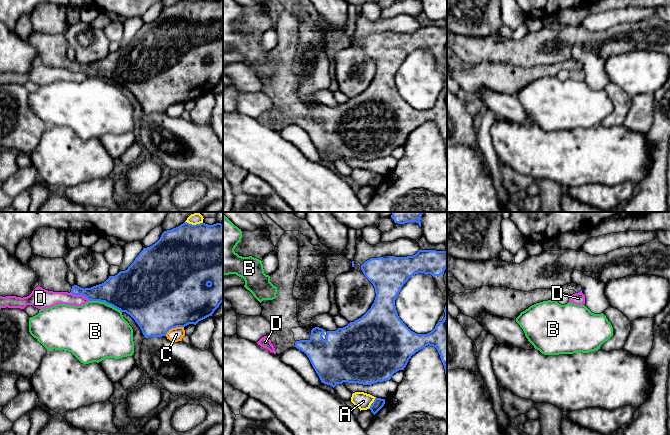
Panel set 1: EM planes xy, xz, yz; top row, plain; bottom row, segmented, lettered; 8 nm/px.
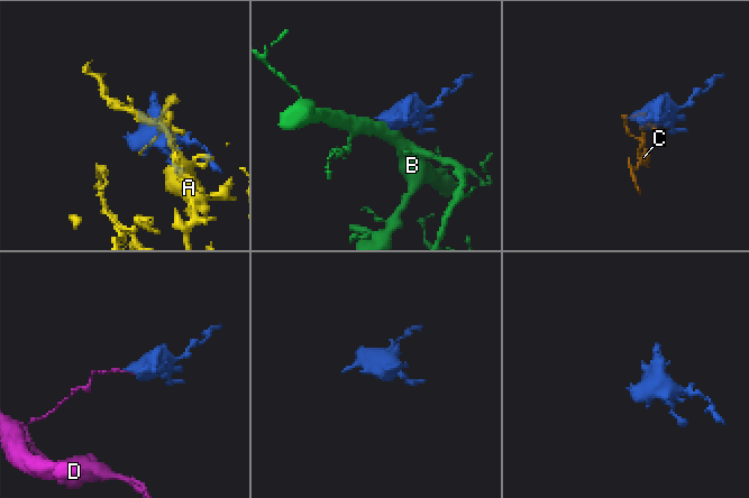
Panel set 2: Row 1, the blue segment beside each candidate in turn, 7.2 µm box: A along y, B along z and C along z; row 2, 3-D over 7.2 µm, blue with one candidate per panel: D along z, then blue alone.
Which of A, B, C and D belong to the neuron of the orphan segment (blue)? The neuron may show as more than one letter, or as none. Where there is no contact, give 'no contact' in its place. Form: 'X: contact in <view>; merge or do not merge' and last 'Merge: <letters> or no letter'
A: contact in xz; do not merge
B: contact in xy; do not merge
C: contact in xy; do not merge
D: contact in xy; do not merge
Merge: no letter

